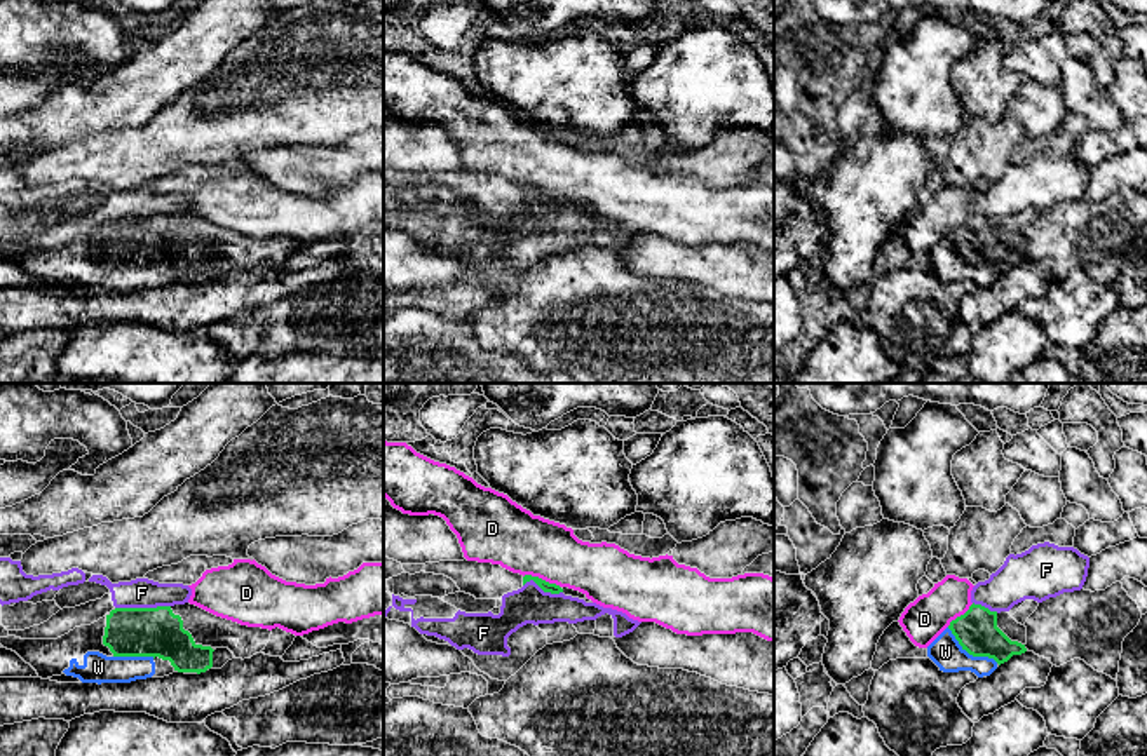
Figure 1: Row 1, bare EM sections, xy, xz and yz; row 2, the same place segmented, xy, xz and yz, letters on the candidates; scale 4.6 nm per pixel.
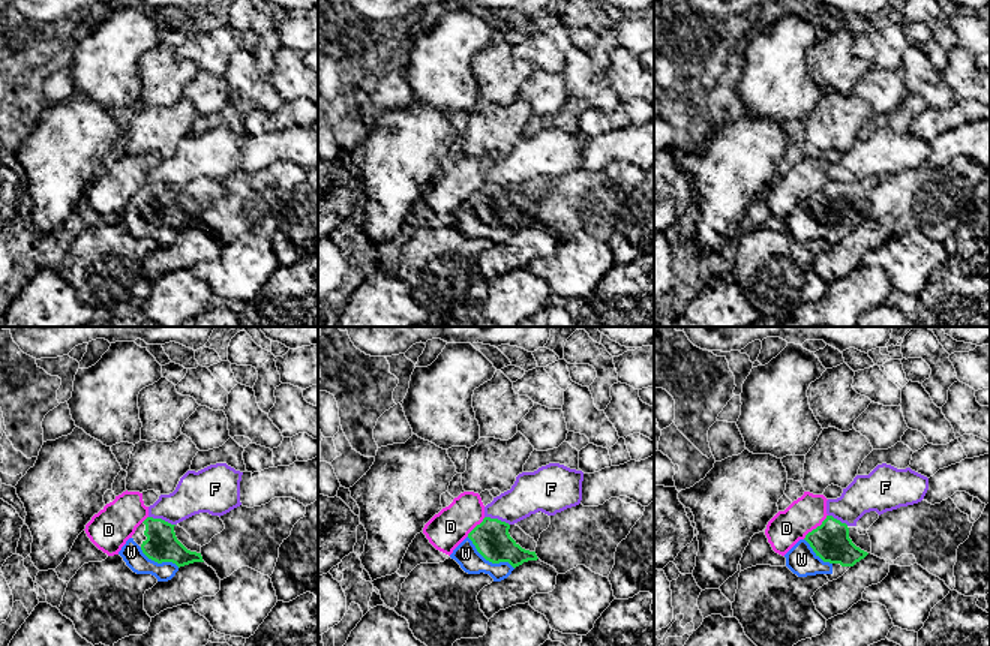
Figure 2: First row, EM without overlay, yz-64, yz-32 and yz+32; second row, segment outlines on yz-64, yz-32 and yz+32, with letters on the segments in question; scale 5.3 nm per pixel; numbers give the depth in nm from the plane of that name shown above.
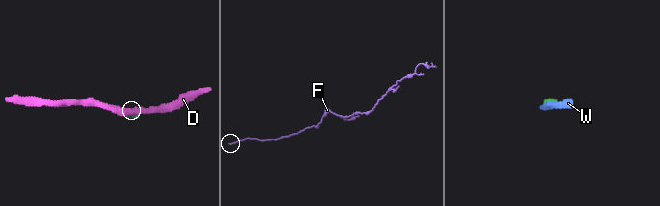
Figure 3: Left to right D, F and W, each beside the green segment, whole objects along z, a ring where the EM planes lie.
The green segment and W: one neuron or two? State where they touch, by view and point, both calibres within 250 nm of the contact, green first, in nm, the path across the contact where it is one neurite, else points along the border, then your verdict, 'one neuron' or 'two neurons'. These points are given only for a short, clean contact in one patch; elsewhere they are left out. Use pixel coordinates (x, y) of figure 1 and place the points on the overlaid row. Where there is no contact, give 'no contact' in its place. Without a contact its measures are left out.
meets green in yz at (971, 654); 200 nm thick on the green side, 150 nm on the other; one neuron

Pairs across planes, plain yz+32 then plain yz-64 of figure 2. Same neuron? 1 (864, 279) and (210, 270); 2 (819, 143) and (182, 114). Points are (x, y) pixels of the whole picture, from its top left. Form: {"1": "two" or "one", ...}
{"1": "two", "2": "one"}

